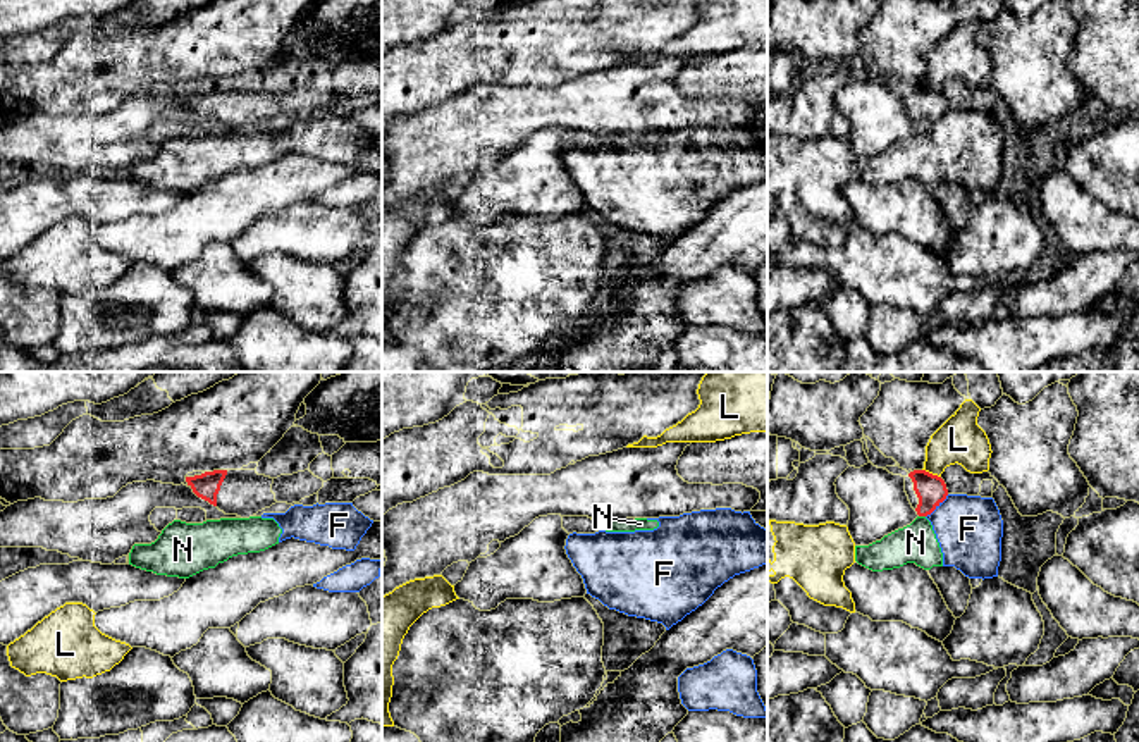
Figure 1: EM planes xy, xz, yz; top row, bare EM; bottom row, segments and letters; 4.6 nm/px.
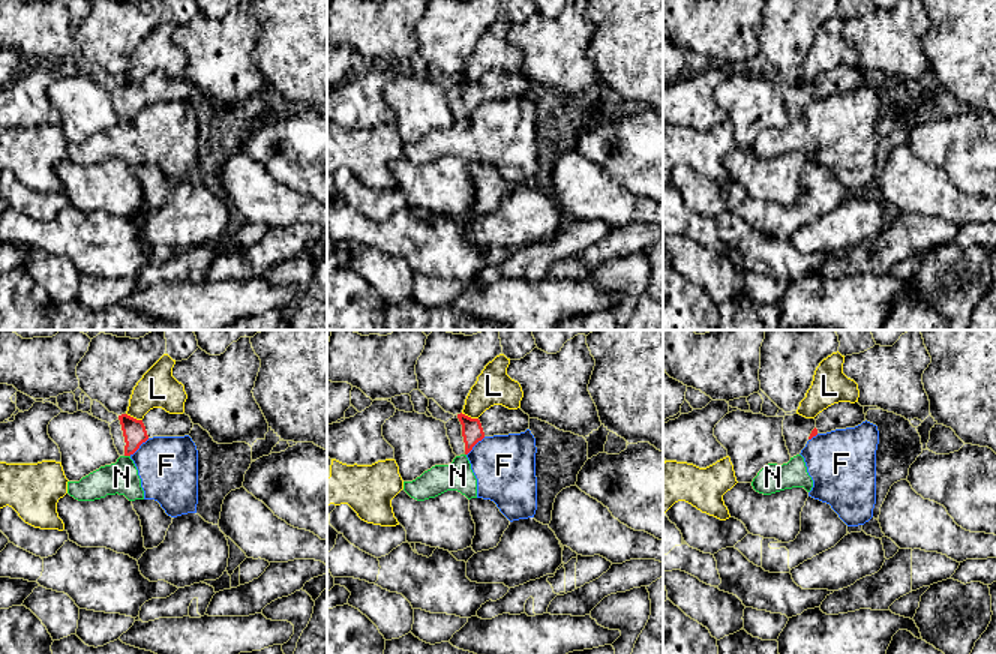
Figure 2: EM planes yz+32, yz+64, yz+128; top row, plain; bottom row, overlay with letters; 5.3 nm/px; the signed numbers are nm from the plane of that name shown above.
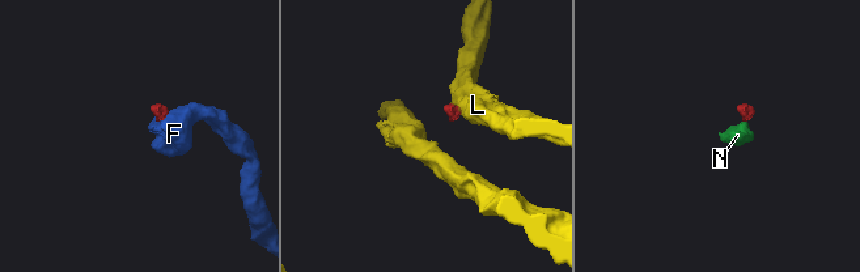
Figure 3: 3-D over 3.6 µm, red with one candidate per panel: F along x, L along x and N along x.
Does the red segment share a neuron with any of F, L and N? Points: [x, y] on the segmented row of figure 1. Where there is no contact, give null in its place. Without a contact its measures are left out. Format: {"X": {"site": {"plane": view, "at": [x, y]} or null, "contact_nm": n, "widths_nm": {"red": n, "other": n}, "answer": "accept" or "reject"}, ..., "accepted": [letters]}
{"F": {"site": {"plane": "yz", "at": [936, 505]}, "contact_nm": 160, "widths_nm": {"red": 140, "other": 320}, "answer": "reject"}, "L": {"site": {"plane": "yz", "at": [931, 474]}, "contact_nm": 100, "widths_nm": {"red": 140, "other": 220}, "answer": "reject"}, "N": {"site": {"plane": "yz", "at": [923, 515]}, "contact_nm": 30, "widths_nm": {"red": 140, "other": 190}, "answer": "reject"}, "accepted": []}

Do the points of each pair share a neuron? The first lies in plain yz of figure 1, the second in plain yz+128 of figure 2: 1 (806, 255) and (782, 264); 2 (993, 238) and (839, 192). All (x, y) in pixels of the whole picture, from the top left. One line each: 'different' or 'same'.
1: same
2: different

